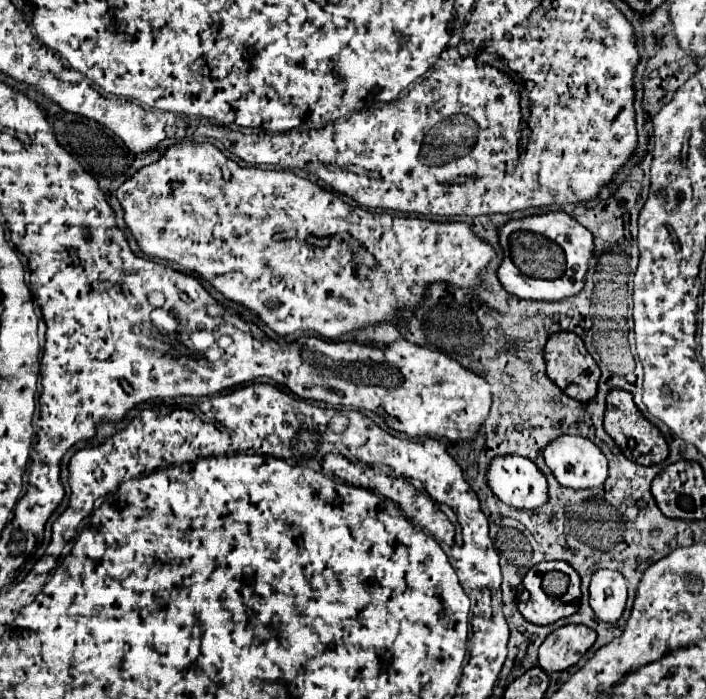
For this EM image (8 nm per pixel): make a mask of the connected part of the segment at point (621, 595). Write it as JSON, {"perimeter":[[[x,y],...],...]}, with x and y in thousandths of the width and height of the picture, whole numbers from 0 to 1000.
{"perimeter":[[[850,814],[836,834],[836,868],[850,888],[873,891],[887,866],[887,828],[875,817]]]}

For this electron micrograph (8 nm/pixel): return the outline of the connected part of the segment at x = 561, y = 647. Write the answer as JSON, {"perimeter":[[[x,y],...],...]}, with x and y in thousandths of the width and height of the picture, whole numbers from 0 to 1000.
{"perimeter":[[[799,894],[779,906],[765,923],[762,946],[773,963],[799,960],[822,946],[822,940],[841,923],[844,903],[830,894]]]}

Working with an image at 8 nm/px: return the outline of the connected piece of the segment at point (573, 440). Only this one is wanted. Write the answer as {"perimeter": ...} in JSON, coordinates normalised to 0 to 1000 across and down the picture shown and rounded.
{"perimeter":[[[796,622],[796,625],[785,628],[773,639],[771,657],[773,657],[773,665],[779,668],[779,674],[785,677],[785,682],[790,685],[790,691],[799,694],[799,697],[847,700],[858,691],[858,680],[861,680],[858,651],[839,631],[833,631],[822,622]]]}

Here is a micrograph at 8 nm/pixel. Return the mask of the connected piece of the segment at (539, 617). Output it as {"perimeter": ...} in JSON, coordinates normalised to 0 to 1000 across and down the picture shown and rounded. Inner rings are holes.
{"perimeter":[[[779,803],[756,808],[737,837],[734,871],[756,894],[788,891],[790,886],[816,877],[819,866],[822,866],[822,823],[802,803]],[[785,814],[807,825],[807,840],[796,854],[779,854],[768,843],[768,823]]]}

